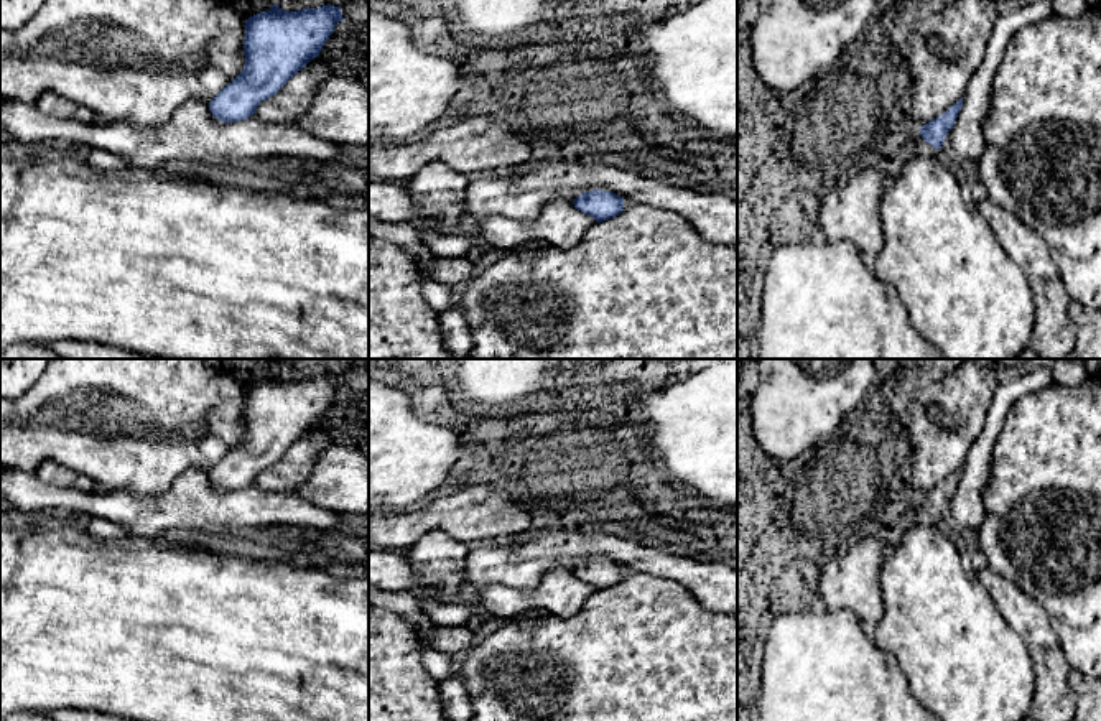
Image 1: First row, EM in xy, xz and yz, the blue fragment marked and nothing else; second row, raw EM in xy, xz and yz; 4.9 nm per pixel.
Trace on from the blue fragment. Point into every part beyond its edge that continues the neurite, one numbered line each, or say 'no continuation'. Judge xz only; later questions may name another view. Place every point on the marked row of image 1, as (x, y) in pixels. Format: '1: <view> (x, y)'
no continuation

